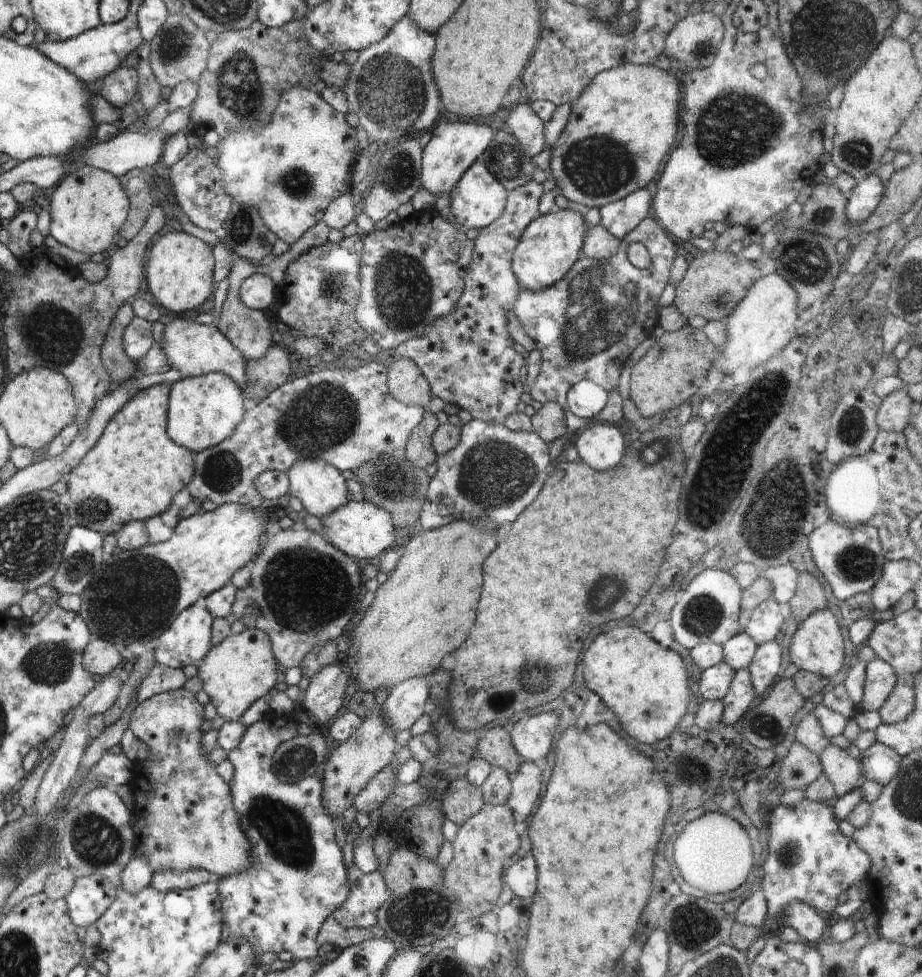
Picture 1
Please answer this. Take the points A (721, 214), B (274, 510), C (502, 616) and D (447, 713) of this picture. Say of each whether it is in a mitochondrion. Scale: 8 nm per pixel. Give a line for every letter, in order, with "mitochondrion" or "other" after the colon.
A: other
B: other
C: other
D: other

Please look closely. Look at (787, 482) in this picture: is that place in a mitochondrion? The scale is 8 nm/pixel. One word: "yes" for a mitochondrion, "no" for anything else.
yes

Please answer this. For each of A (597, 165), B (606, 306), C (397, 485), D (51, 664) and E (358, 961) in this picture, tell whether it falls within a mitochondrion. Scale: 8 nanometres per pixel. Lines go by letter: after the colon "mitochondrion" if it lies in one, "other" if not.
A: mitochondrion
B: mitochondrion
C: mitochondrion
D: mitochondrion
E: other

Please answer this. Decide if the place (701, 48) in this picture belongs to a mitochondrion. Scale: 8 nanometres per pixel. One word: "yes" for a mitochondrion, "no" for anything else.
yes

